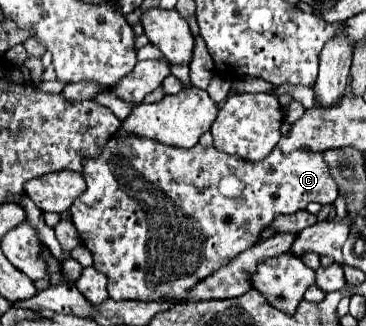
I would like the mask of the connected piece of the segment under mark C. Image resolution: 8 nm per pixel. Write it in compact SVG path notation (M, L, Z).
M114 136L96 160L84 160L82 166L88 188L70 208L72 222L80 232L82 244L92 252L94 268L108 276L112 300L182 300L198 280L214 274L240 252L254 246L274 214L294 214L304 210L308 202L334 204L338 198L336 182L330 178L330 170L318 152L284 154L280 148L274 148L268 158L248 162L200 144L182 150L142 136Z

